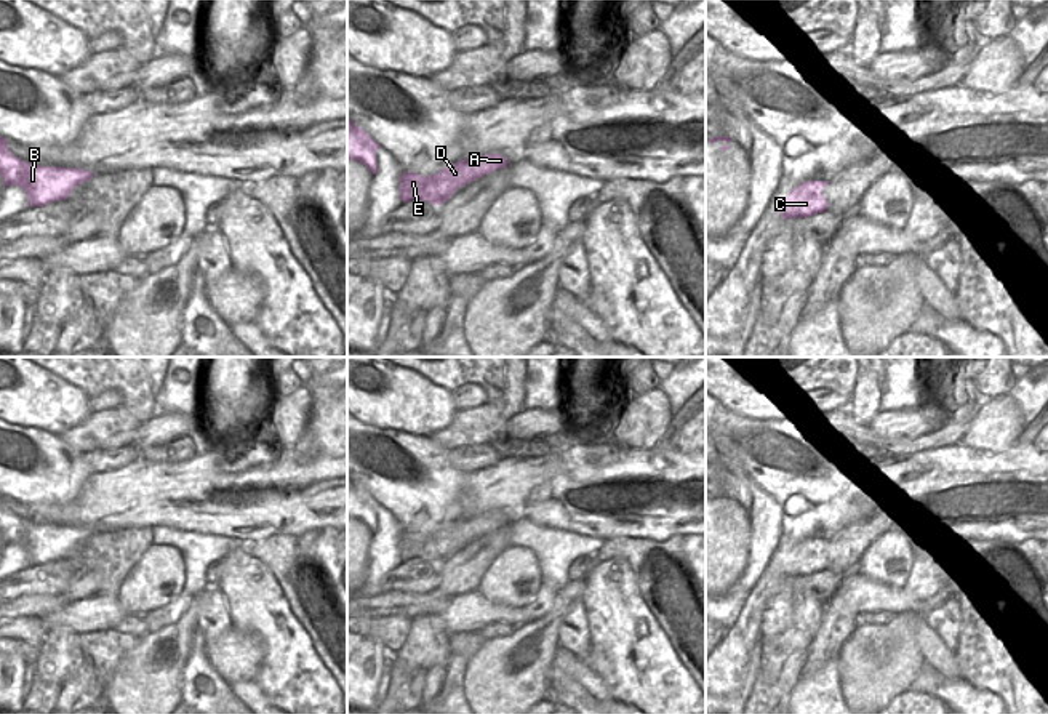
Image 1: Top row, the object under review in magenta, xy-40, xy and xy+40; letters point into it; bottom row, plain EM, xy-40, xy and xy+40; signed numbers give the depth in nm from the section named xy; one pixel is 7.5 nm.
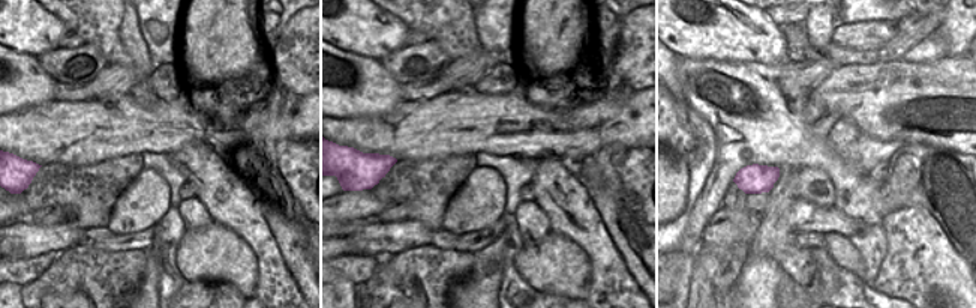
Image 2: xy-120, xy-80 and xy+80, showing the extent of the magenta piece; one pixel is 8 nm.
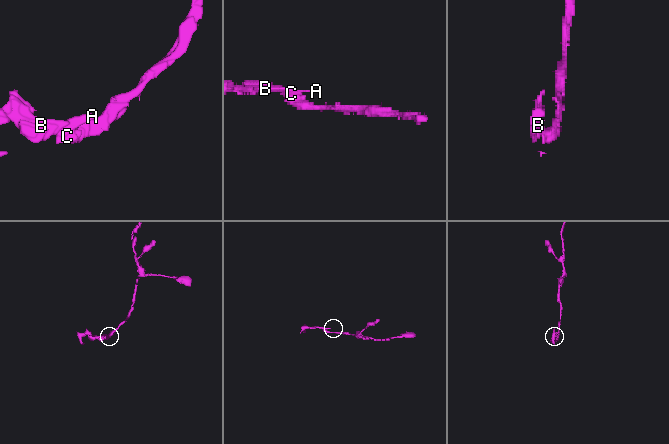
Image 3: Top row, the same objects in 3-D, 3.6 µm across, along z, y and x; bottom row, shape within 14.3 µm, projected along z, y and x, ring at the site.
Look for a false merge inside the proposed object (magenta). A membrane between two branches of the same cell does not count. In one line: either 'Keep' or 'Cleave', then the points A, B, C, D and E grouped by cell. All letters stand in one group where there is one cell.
Cleave. Groups: A B D E / C

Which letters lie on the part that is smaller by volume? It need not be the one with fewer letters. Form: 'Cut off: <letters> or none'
Cut off: A, B, D, E

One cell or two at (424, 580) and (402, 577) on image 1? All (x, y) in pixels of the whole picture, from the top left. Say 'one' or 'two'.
one

